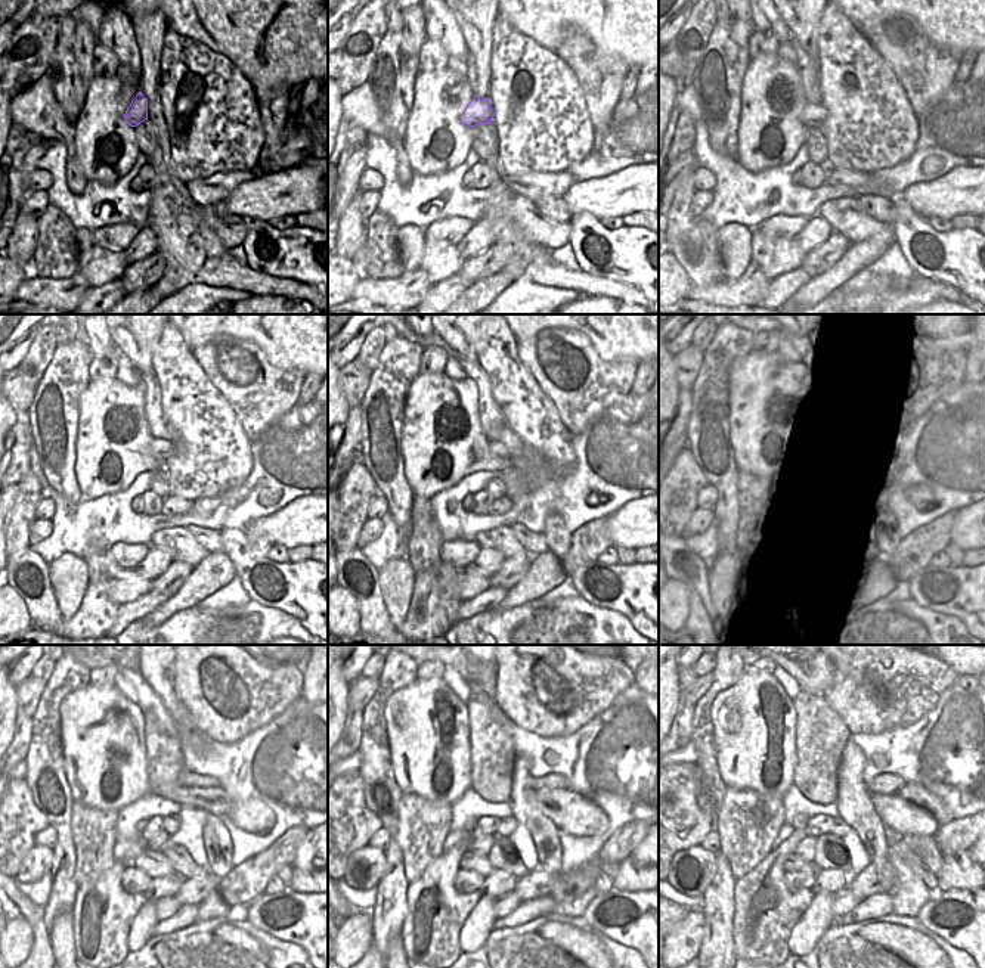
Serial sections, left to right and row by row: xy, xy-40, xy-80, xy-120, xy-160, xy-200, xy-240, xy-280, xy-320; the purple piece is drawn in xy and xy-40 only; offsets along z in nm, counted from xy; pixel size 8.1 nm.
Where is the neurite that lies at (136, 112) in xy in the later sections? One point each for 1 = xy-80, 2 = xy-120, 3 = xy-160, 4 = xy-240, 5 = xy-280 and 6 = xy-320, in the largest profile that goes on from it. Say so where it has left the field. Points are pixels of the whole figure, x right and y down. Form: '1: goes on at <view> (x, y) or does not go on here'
1: goes on at xy-80 (812, 115)
2: goes on at xy-120 (163, 447)
3: goes on at xy-160 (516, 446)
4: goes on at xy-240 (192, 779)
5: goes on at xy-280 (554, 781)
6: goes on at xy-320 (886, 784)

